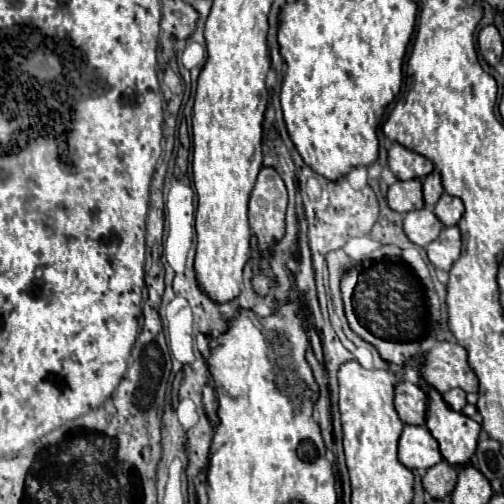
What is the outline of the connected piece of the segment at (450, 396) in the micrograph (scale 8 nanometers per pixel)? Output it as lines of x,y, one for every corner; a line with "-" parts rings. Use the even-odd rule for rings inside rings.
453,388
453,390
449,390
449,392
443,394
443,402
445,402
451,410
461,412
463,406
467,404
467,400
465,400
465,392
459,390
459,388

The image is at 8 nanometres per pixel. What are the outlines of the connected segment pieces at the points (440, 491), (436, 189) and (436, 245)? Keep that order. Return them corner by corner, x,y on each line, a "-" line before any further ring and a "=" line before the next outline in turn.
439,462
433,468
429,468
427,474
423,476
423,488
435,500
443,500
453,492
457,484
457,476
459,476
459,470
455,466
451,466
449,462
=
433,170
427,178
423,178
423,198
425,198
425,208
433,210
437,200
443,194
443,184
441,184
441,174
439,170
=
443,228
439,238
435,242
431,242
427,248
427,256
431,260
431,264
439,270
449,270
453,266
453,262
459,258
459,250
461,250
461,234
459,228

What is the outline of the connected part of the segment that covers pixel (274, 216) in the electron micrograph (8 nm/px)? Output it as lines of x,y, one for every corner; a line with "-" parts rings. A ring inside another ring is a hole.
261,168
257,184
249,198
249,224
259,238
259,248
269,248
275,240
283,238
285,230
287,190
279,174
271,168

